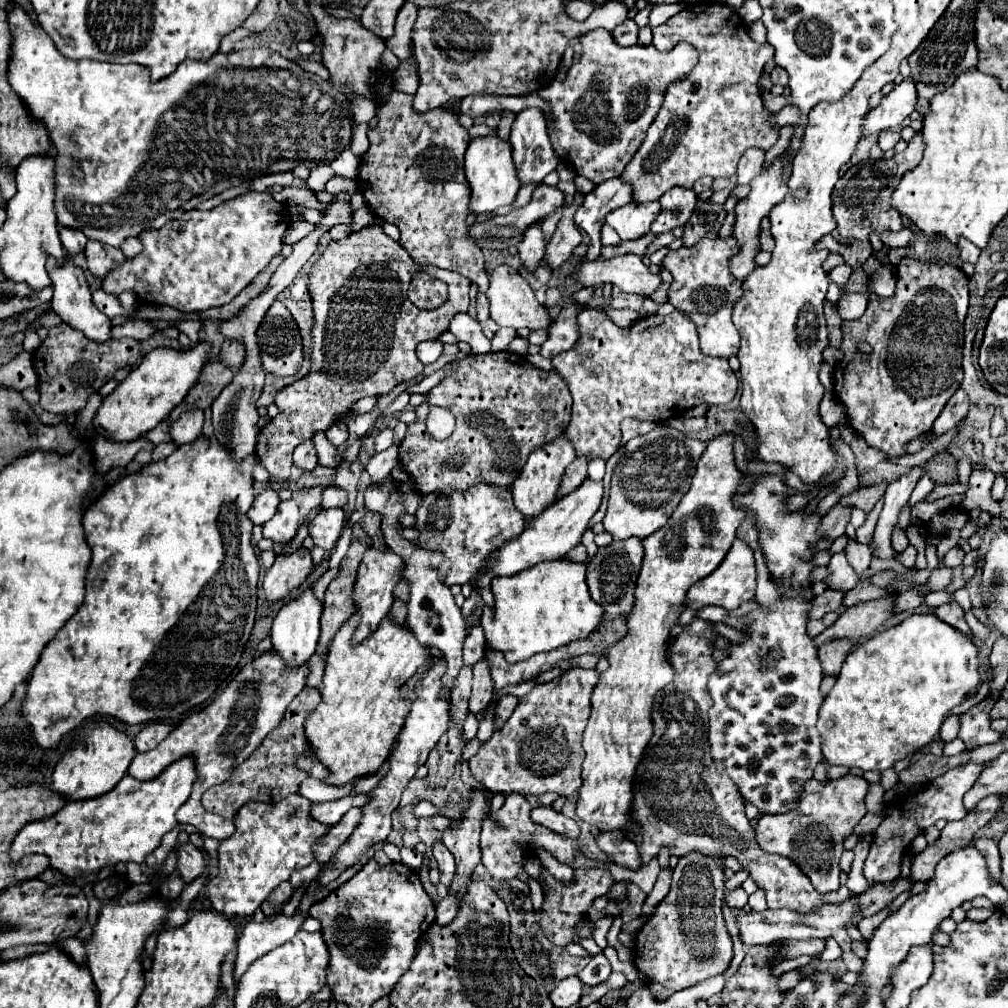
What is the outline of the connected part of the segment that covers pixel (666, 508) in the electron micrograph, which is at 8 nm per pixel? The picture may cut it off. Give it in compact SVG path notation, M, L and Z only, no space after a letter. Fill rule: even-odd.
M667 425L631 439L625 455L613 469L607 513L603 517L605 531L611 533L613 539L627 539L633 535L643 539L661 529L687 493L703 449L705 441L691 439Z

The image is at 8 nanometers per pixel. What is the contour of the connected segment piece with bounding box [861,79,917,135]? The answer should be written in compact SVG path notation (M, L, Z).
M911 79L901 81L899 85L895 85L891 93L887 93L881 99L881 103L875 109L871 109L863 117L861 125L863 135L875 135L885 129L899 127L915 109L915 101L917 101L915 83Z

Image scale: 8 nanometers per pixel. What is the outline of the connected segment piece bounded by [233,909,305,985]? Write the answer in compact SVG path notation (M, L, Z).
M297 909L291 917L277 913L263 917L263 921L249 919L241 931L241 937L237 941L237 957L235 957L235 969L233 969L233 983L237 985L247 967L259 959L261 955L269 953L271 949L291 941L295 933L301 929L305 921L305 915L301 909Z

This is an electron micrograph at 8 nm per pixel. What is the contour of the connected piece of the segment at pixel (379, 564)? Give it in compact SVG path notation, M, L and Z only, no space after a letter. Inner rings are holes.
M369 547L365 551L365 557L359 565L359 573L357 573L357 581L355 581L355 595L353 599L357 601L357 611L361 613L361 623L353 635L353 643L361 643L361 639L365 639L369 633L373 633L381 619L389 613L391 603L393 603L393 589L395 585L401 581L401 571L405 569L405 561L393 553L393 551L377 551L373 547Z

